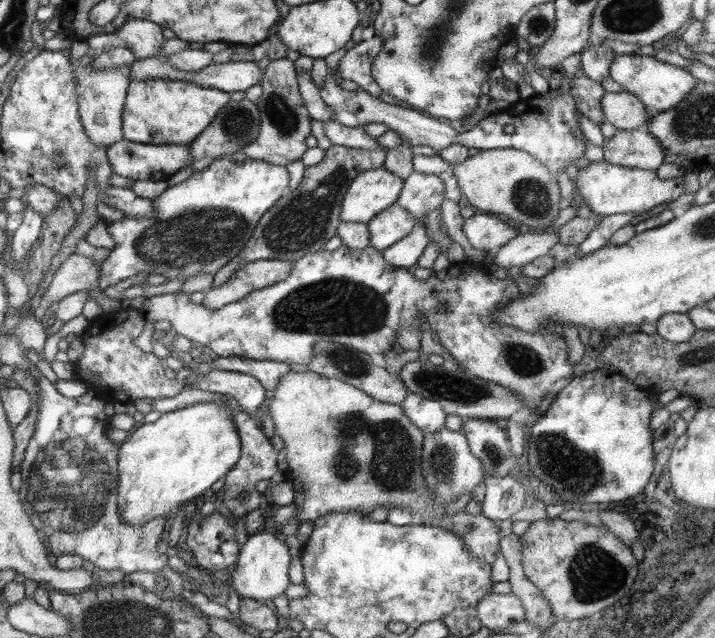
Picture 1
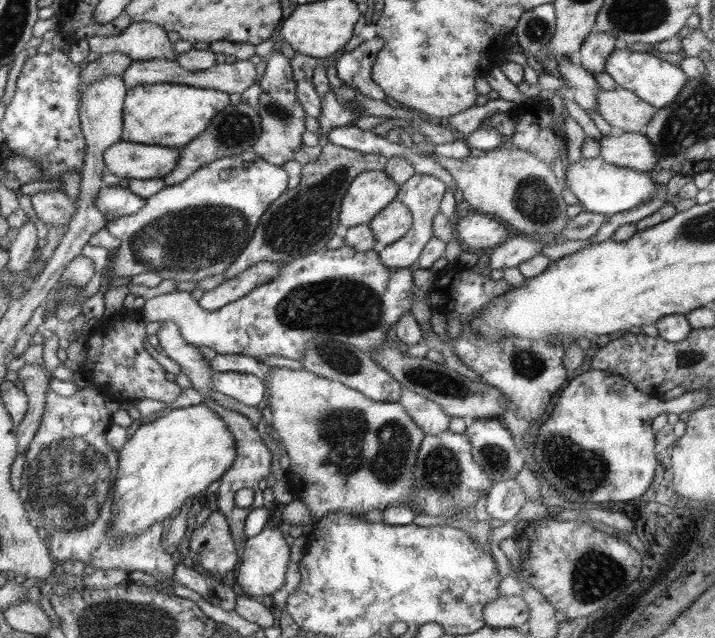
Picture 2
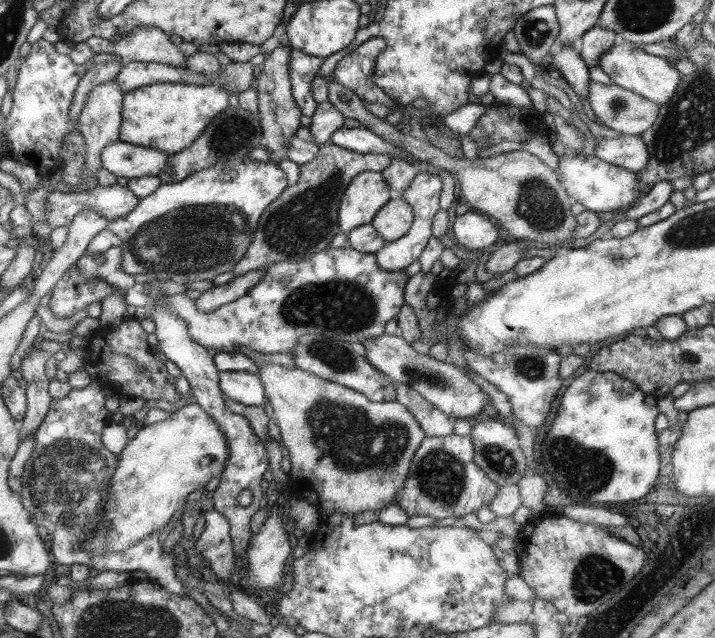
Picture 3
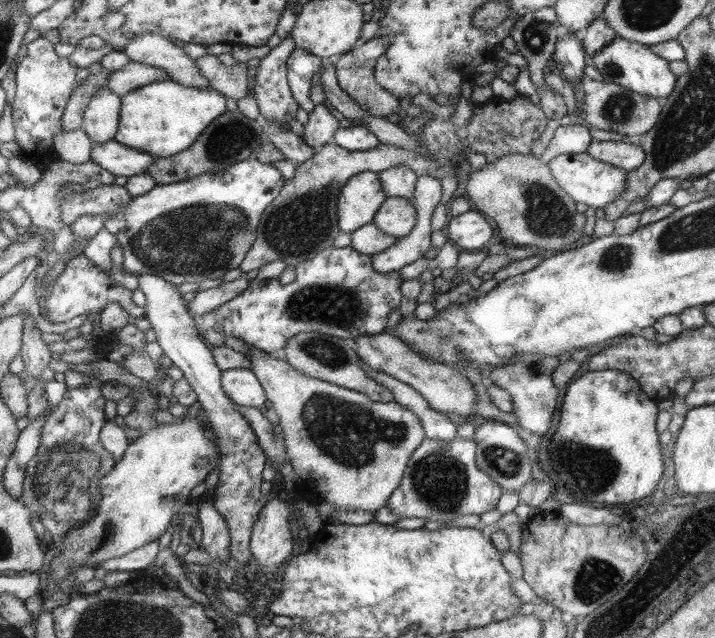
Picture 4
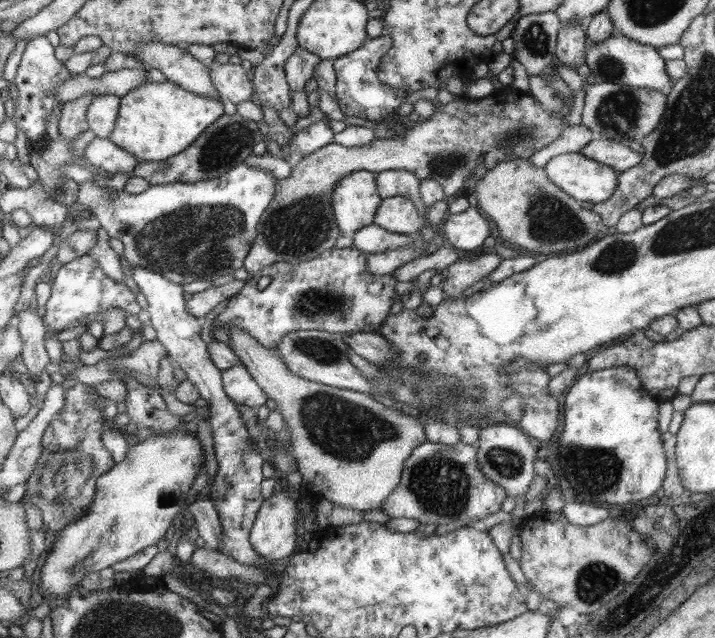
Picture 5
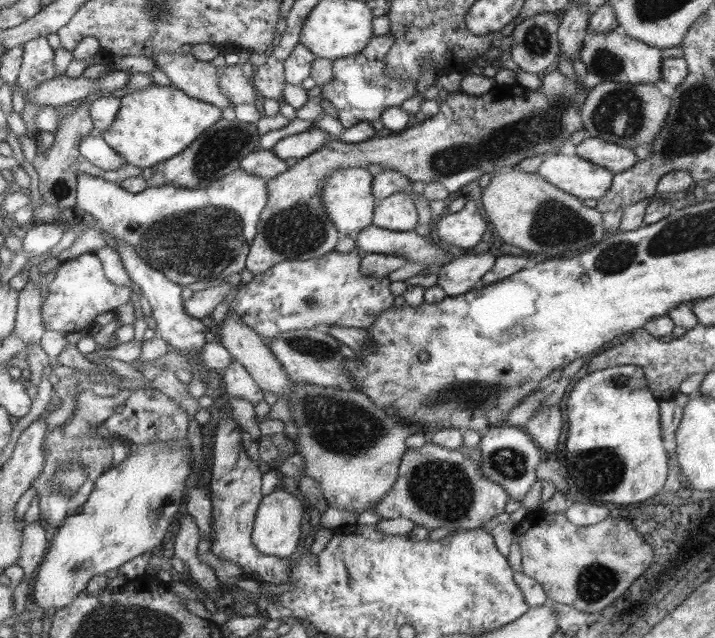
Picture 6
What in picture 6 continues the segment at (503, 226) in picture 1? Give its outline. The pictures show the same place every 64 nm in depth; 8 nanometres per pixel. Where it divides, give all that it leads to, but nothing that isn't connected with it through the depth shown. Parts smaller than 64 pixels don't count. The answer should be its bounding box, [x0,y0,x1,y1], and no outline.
[432,198,488,248]

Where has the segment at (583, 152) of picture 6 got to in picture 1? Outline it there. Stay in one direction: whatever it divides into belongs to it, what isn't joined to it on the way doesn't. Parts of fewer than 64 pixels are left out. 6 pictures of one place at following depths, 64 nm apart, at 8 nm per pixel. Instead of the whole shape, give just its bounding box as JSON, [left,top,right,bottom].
[603,127,666,171]

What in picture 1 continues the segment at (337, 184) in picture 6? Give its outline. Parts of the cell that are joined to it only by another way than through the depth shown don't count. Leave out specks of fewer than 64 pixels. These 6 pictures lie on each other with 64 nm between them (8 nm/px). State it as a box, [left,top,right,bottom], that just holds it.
[341,166,403,224]

